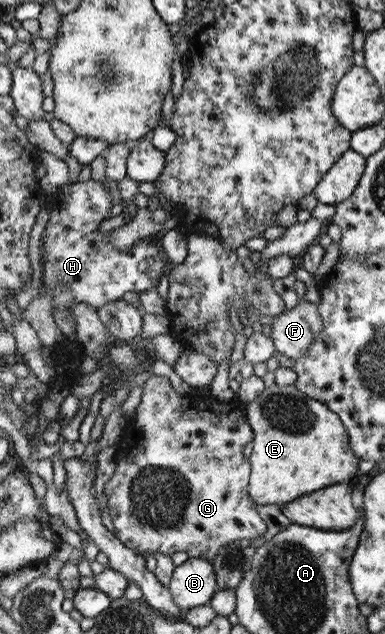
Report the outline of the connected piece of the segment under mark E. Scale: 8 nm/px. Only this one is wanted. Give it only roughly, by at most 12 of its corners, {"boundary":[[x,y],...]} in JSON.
{"boundary":[[293,384],[246,409],[249,493],[285,505],[355,477],[340,414]]}

